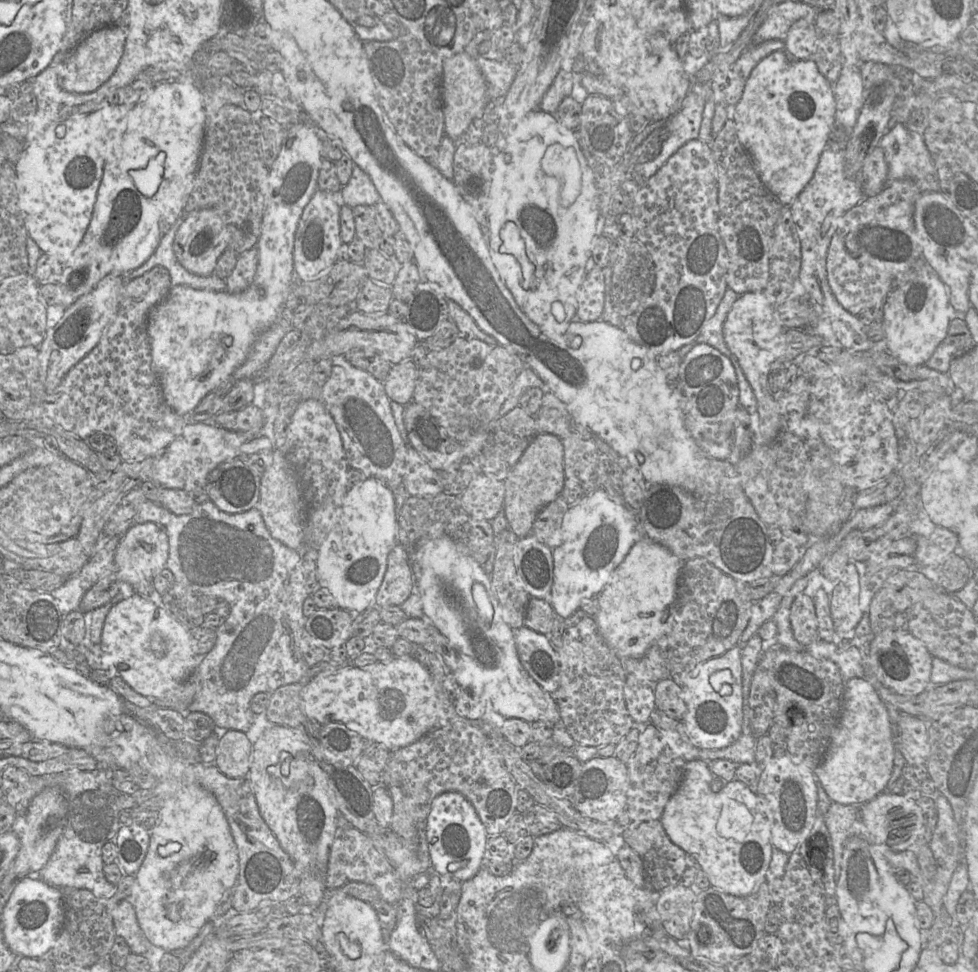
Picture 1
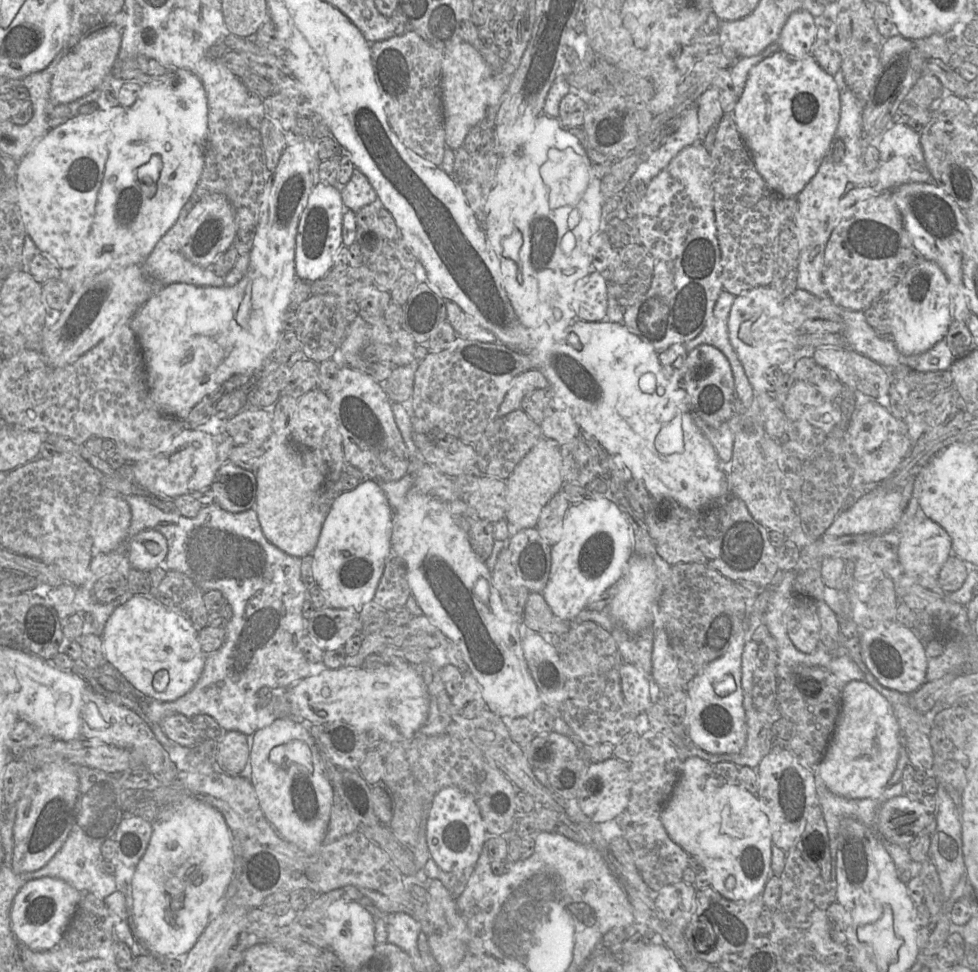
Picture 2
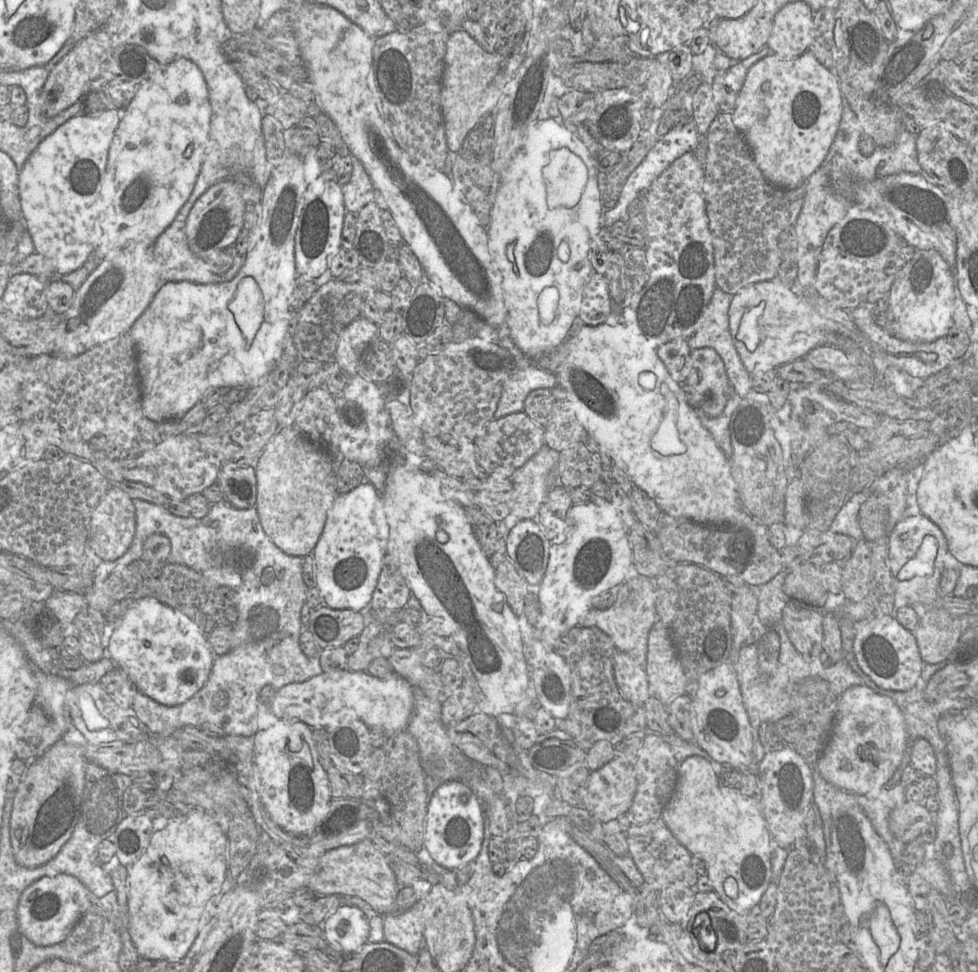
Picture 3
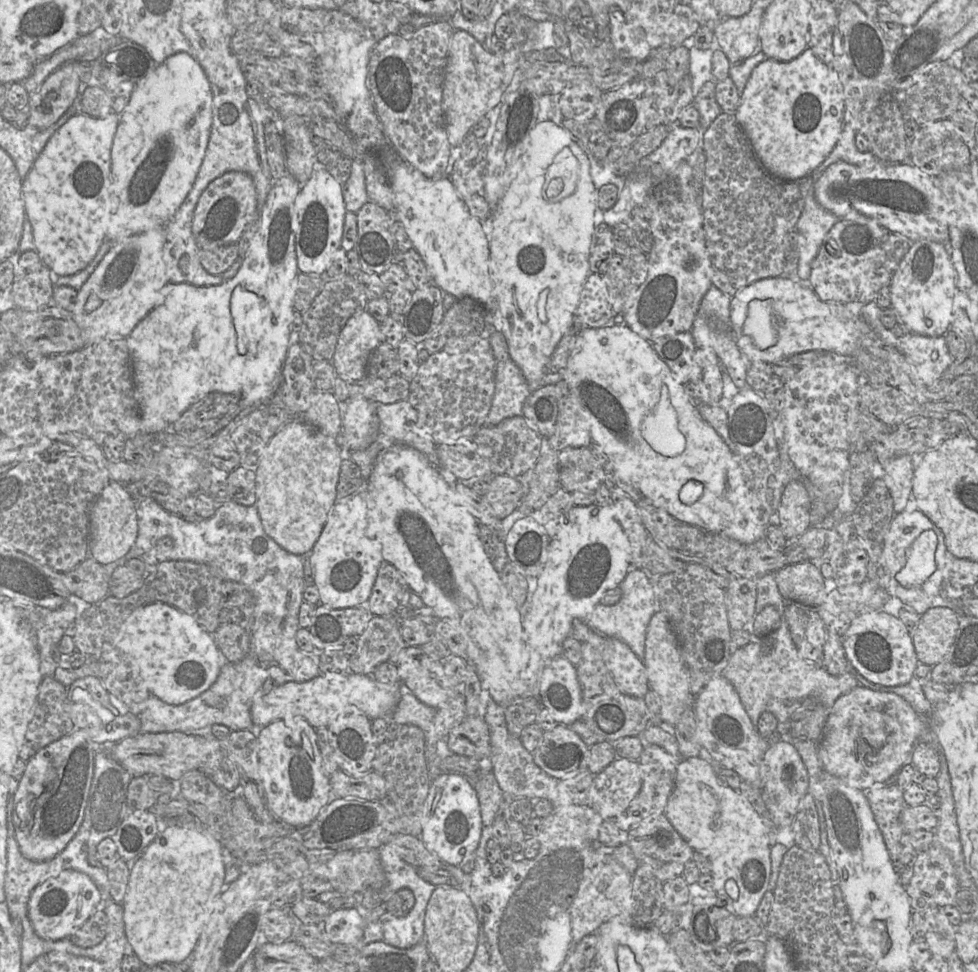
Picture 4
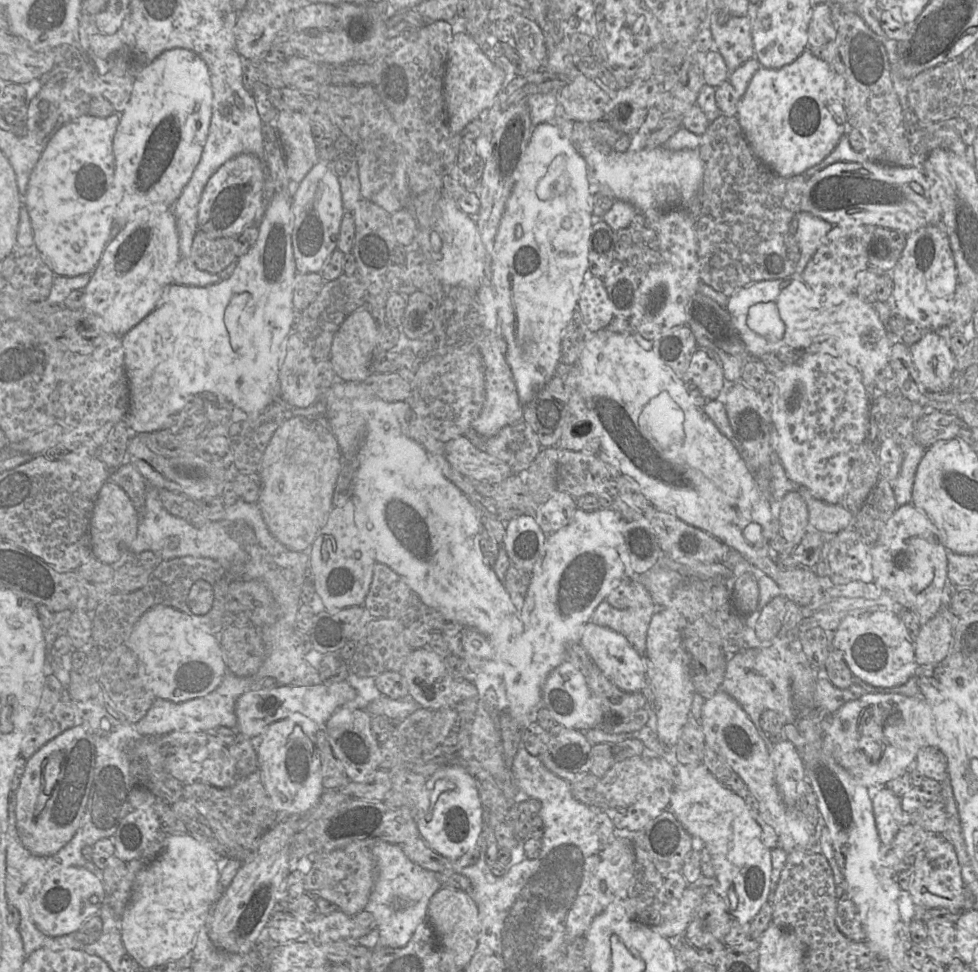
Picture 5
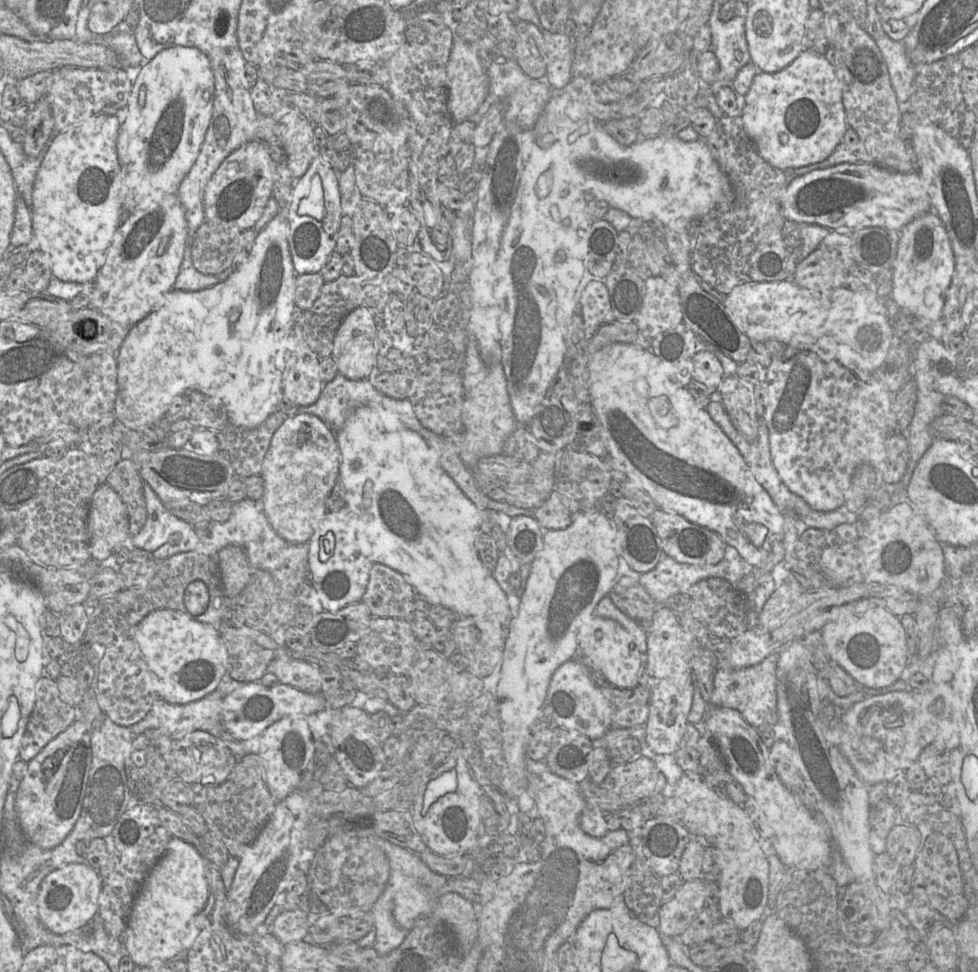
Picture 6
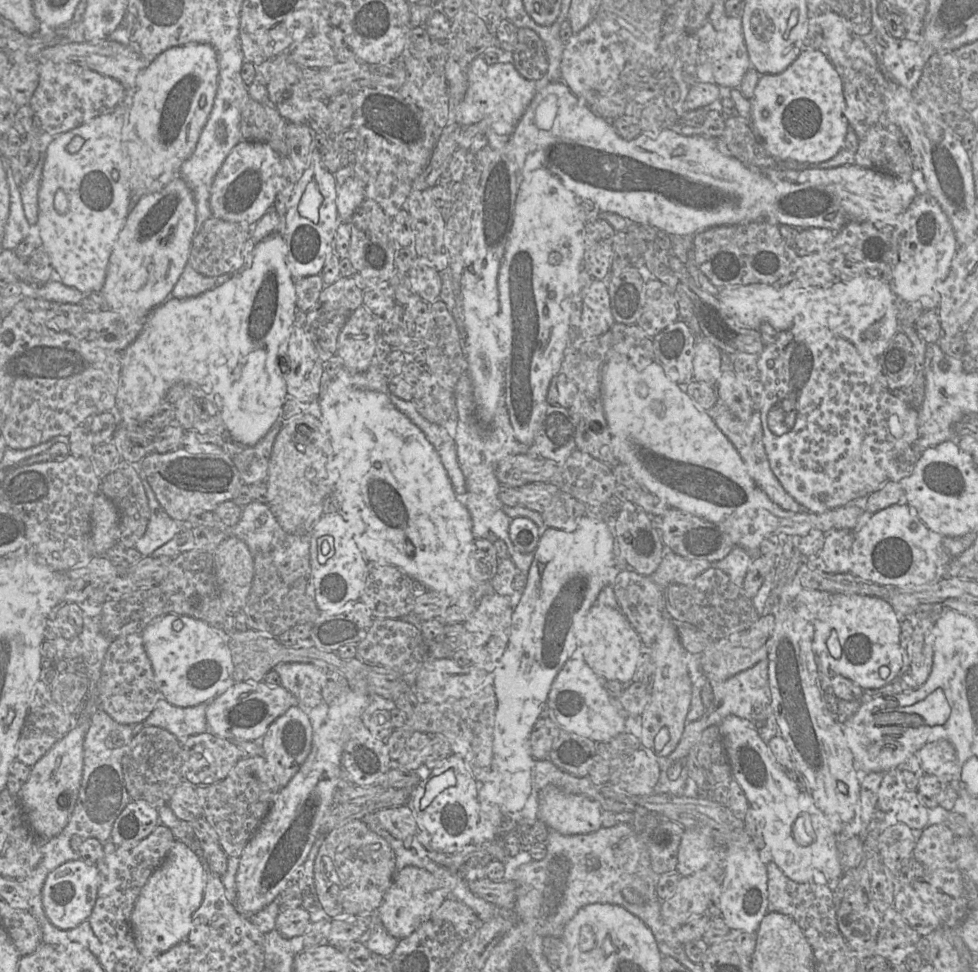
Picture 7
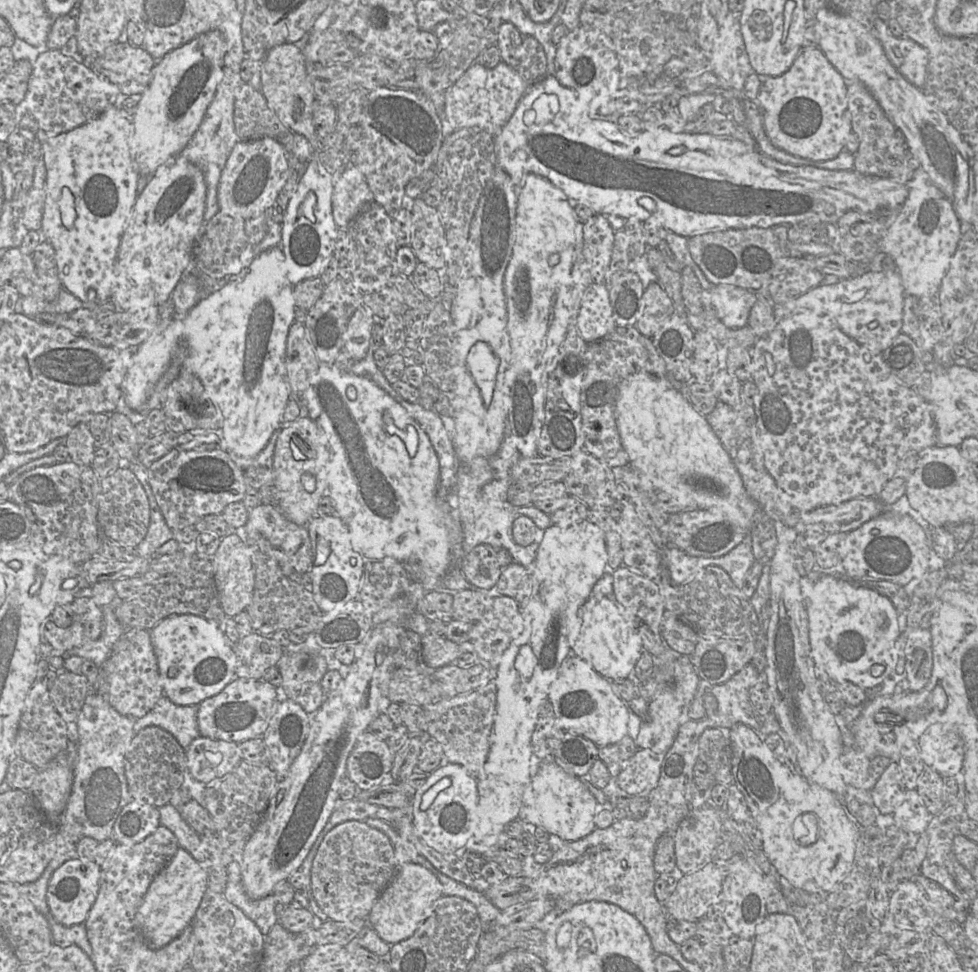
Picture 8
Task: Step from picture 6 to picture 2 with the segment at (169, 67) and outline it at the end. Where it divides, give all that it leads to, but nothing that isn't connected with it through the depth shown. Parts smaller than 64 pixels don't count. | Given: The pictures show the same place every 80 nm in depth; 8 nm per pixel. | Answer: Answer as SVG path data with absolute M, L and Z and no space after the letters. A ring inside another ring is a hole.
M168 69L149 83L142 83L140 94L131 106L125 110L125 119L121 125L113 129L113 140L110 145L110 152L107 159L107 167L101 183L99 200L96 207L96 230L88 245L83 258L71 269L61 269L62 275L59 279L65 282L72 292L79 290L84 283L94 275L116 265L130 265L130 263L143 263L156 245L173 226L183 208L190 199L198 192L199 181L203 164L206 159L206 135L208 130L208 104L205 90L200 79L192 72L183 69Z

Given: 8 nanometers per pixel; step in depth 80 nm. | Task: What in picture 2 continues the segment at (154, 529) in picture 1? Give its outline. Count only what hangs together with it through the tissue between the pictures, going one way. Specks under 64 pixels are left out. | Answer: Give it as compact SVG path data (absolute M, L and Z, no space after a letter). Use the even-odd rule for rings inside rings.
M146 529L131 539L128 560L131 568L153 570L164 566L167 553L168 545L164 535L157 530Z

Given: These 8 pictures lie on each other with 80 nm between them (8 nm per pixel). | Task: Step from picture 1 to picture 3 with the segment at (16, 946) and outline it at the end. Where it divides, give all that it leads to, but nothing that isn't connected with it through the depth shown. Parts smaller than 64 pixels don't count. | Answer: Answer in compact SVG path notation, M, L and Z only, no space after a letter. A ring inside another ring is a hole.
M72 875L43 877L28 886L20 896L17 907L19 931L38 946L61 943L94 901L83 883Z

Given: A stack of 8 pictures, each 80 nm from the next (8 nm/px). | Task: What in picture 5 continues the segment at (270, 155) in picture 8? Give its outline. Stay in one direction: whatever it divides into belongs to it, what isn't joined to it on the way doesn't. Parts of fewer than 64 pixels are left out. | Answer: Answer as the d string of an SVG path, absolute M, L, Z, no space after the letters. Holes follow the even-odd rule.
M239 154L224 164L209 178L198 206L198 229L211 237L237 237L242 231L258 224L257 213L261 207L265 166L256 156Z

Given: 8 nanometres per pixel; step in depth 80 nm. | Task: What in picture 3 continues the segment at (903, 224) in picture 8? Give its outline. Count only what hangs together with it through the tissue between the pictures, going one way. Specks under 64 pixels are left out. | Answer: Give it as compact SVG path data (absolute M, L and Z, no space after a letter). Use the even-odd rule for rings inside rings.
M918 251L903 267L887 295L901 338L911 342L932 342L946 337L952 325L955 276L938 253Z

